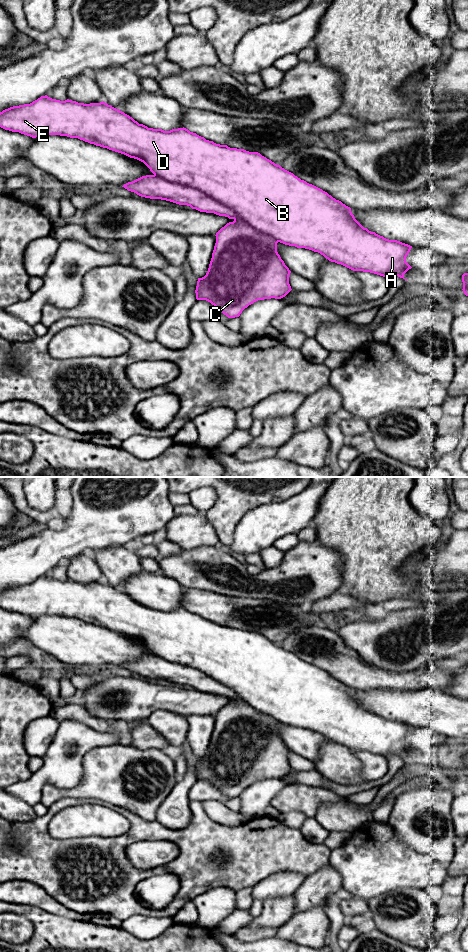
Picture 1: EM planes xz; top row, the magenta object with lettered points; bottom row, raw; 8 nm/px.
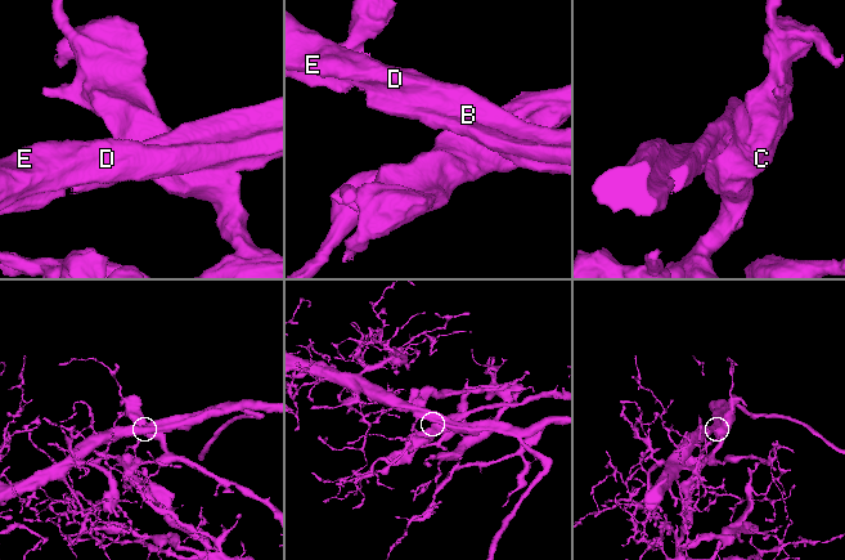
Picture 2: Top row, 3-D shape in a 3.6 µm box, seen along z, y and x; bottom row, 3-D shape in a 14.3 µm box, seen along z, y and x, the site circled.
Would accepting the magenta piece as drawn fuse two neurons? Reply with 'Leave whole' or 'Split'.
Split

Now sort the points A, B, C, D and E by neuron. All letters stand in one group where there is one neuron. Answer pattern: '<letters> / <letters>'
A B D E / C

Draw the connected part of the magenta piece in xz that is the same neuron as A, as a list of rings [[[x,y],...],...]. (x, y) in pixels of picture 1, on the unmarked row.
[[[47,575],[41,576],[30,584],[13,586],[0,592],[0,607],[32,618],[45,615],[78,618],[137,639],[143,642],[153,654],[124,664],[122,667],[128,671],[141,677],[187,685],[200,692],[214,693],[229,699],[240,698],[280,723],[318,732],[329,741],[341,744],[353,751],[370,752],[383,757],[395,755],[405,759],[404,754],[412,748],[406,742],[412,726],[397,720],[386,719],[364,708],[355,699],[350,687],[322,669],[301,660],[258,632],[216,624],[184,607],[170,611],[148,608],[104,581],[84,584],[69,579],[60,581]]]

